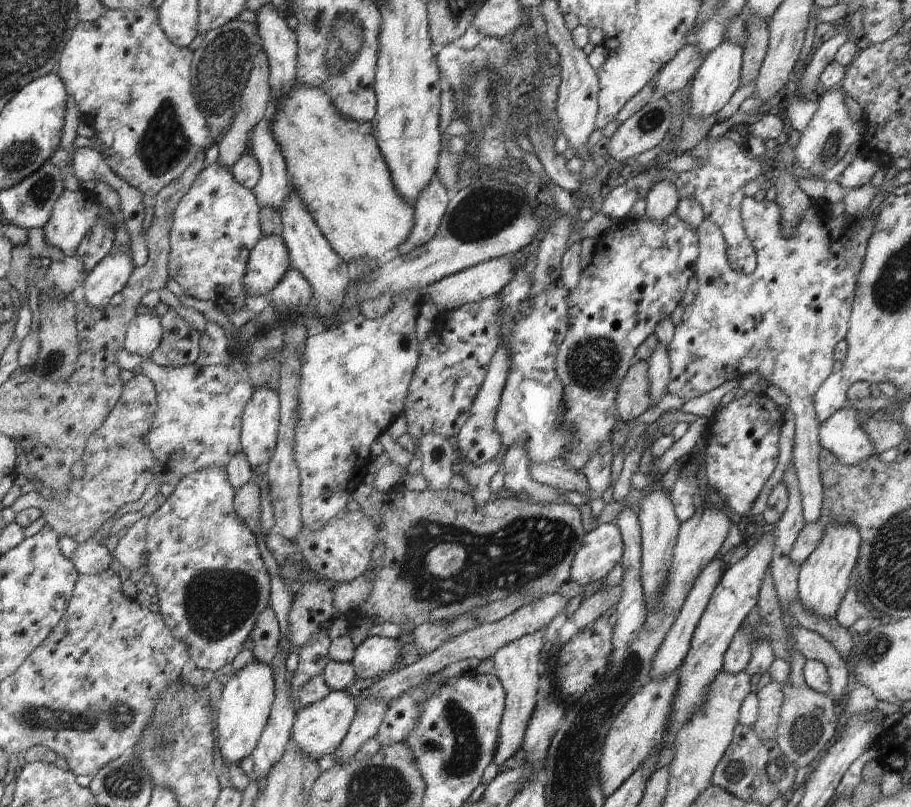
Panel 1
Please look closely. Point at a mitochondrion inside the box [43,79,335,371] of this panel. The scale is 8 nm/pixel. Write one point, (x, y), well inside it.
(163, 145)

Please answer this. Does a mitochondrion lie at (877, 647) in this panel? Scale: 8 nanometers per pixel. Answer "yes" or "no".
yes

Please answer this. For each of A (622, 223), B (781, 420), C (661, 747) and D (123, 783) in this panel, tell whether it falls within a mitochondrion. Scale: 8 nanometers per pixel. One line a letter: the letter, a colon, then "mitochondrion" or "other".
A: other
B: other
C: other
D: mitochondrion

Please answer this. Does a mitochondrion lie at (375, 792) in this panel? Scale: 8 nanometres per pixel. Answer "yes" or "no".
yes

